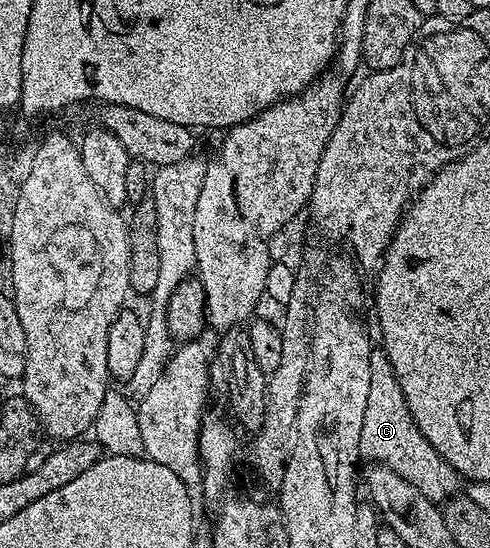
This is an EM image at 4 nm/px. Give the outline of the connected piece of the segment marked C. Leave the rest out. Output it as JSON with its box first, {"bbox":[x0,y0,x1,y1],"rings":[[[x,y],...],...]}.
{"bbox":[360,348,462,500],"rings":[[[383,348],[373,349],[370,356],[370,393],[366,399],[366,416],[362,416],[362,436],[360,437],[360,452],[365,459],[390,468],[402,476],[402,480],[410,480],[422,496],[433,500],[447,500],[457,493],[462,486],[460,473],[434,450],[434,444],[422,436],[418,424],[414,424],[414,416],[410,416],[410,408],[406,404],[406,396],[402,396],[402,384],[398,384],[398,376],[390,366],[390,360]]]}

